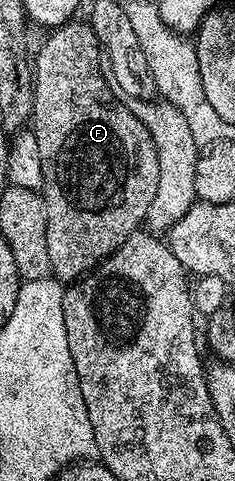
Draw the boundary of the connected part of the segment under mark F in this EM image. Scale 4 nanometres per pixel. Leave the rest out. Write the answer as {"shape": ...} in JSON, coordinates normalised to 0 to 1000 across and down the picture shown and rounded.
{"shape":[[[306,40],[281,44],[272,52],[230,54],[217,69],[183,85],[183,96],[166,102],[166,112],[140,119],[140,191],[132,198],[132,247],[128,266],[157,289],[157,308],[174,314],[174,356],[183,358],[183,420],[200,441],[200,478],[191,497],[209,514],[209,547],[221,570],[255,586],[298,588],[332,584],[340,576],[387,565],[404,553],[426,551],[468,526],[498,522],[549,489],[579,482],[621,462],[634,430],[651,430],[651,405],[668,405],[668,314],[651,306],[651,289],[600,256],[600,247],[566,225],[553,227],[545,212],[481,183],[460,154],[447,150],[443,129],[430,125],[430,104],[421,83],[396,64],[396,56],[366,44]]]}

